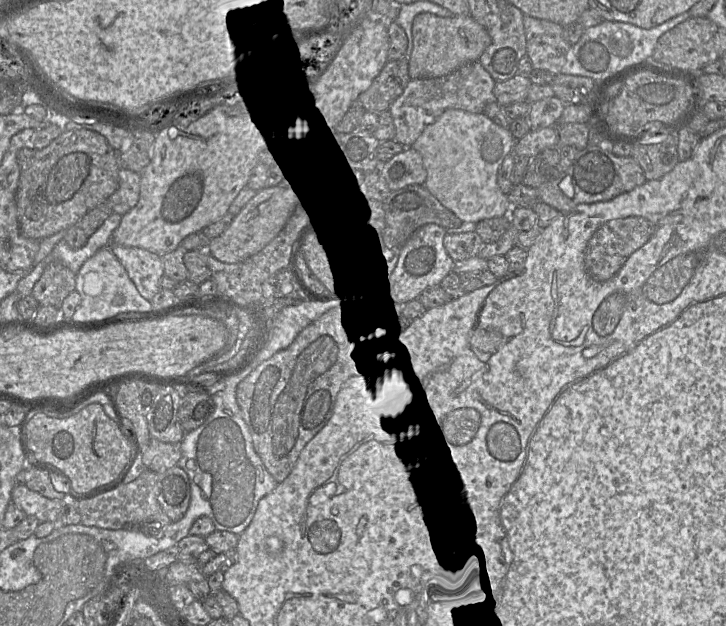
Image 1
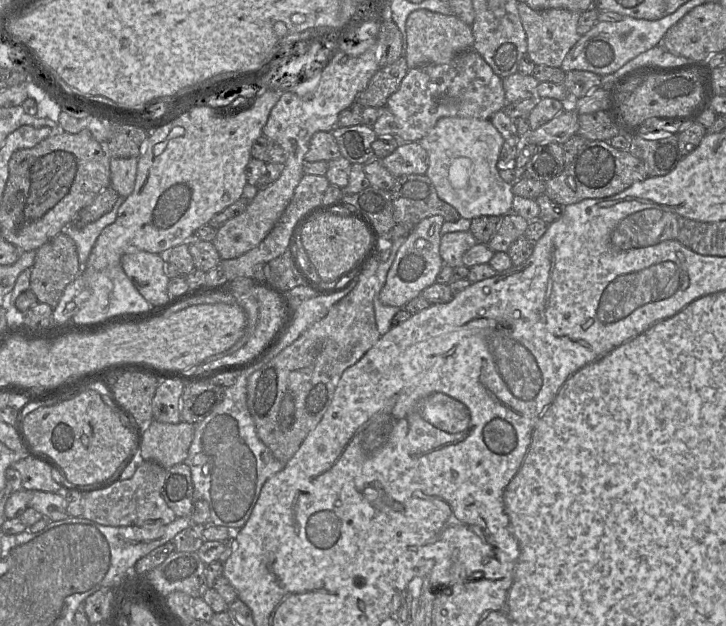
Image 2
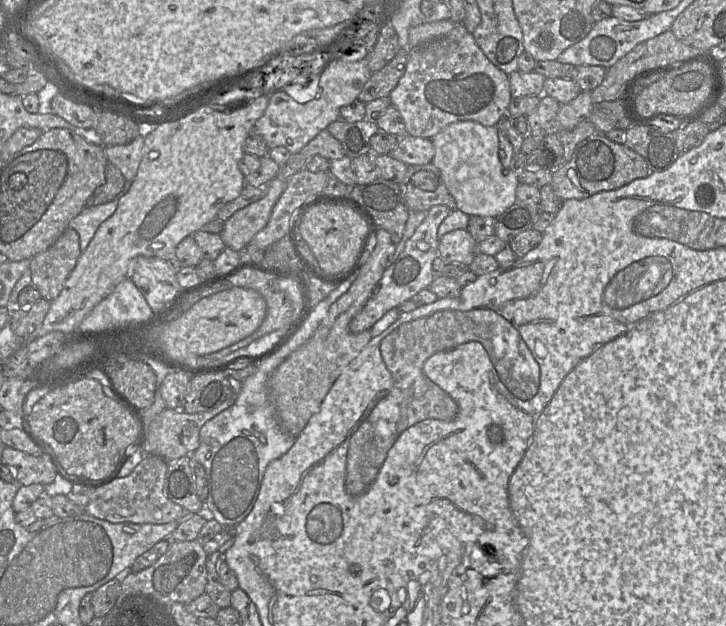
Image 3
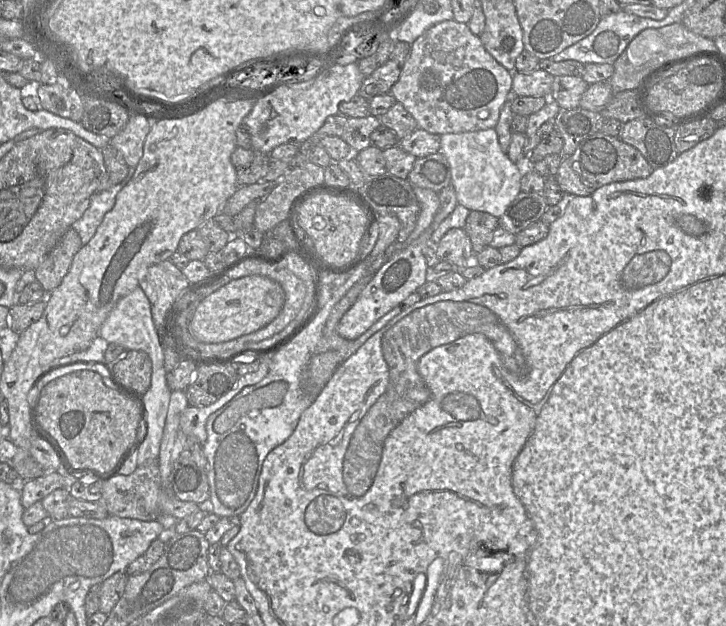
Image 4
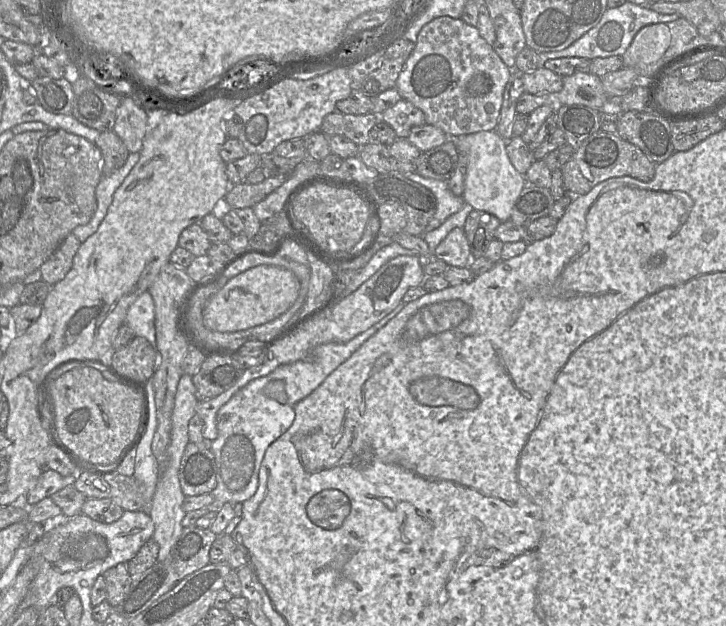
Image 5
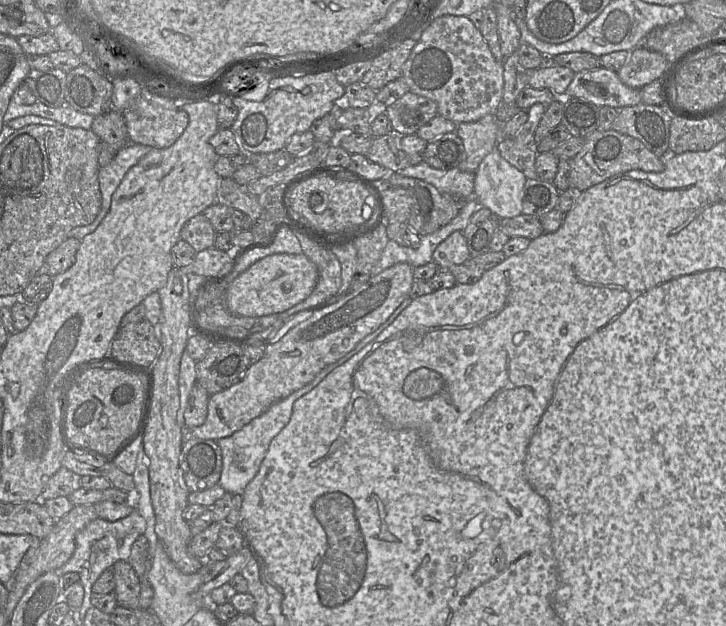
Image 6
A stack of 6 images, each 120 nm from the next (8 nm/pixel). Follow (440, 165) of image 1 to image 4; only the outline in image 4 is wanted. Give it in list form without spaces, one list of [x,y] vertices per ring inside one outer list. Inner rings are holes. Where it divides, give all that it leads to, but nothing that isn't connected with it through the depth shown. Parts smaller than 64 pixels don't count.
[[[494,128],[443,134],[440,136],[438,152],[445,156],[450,166],[451,185],[455,190],[457,203],[470,211],[486,212],[500,218],[521,192],[521,178],[524,168],[513,163],[503,152]]]

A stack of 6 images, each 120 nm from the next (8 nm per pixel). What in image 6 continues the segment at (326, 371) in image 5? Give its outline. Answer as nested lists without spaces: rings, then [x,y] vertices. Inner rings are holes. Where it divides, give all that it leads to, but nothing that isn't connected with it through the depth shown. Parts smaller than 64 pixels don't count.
[[[411,298],[405,299],[402,304],[392,313],[388,320],[385,321],[376,331],[366,336],[357,344],[357,346],[352,351],[347,353],[344,357],[324,368],[310,383],[305,385],[303,388],[293,392],[287,398],[284,398],[279,402],[273,404],[262,415],[253,419],[250,423],[245,425],[242,429],[235,432],[231,436],[217,440],[222,454],[222,471],[218,484],[222,488],[224,488],[226,492],[229,492],[233,495],[243,494],[247,485],[258,473],[272,439],[277,436],[289,423],[293,413],[294,403],[299,398],[309,393],[316,386],[318,386],[318,384],[320,384],[320,382],[322,382],[322,380],[324,380],[332,371],[350,360],[366,345],[376,339],[377,336],[399,316],[399,314],[411,303],[412,300],[413,299]]]

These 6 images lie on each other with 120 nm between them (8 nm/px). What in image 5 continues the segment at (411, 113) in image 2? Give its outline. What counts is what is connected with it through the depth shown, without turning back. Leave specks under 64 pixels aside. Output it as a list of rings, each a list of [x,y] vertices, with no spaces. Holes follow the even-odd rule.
[[[440,16],[425,24],[419,31],[415,47],[404,63],[395,87],[402,99],[423,111],[427,124],[439,127],[450,138],[458,138],[480,131],[496,130],[504,89],[511,75],[512,69],[480,36],[477,27],[462,19]]]

